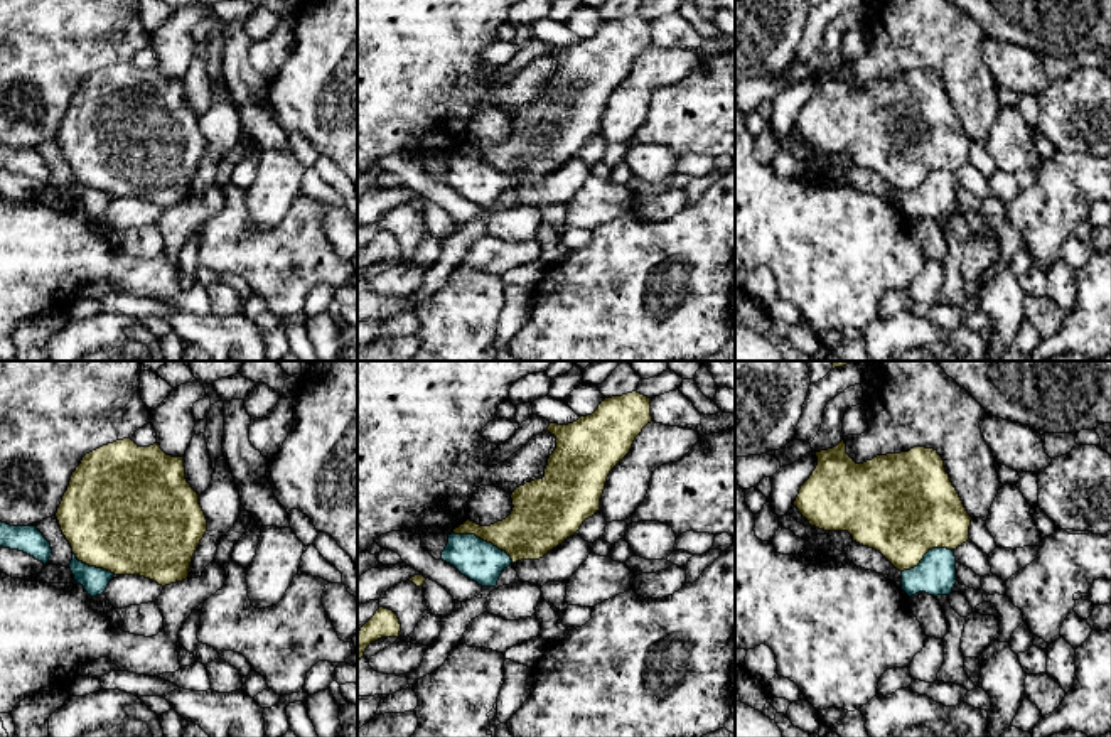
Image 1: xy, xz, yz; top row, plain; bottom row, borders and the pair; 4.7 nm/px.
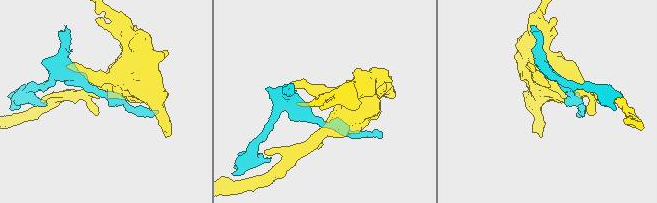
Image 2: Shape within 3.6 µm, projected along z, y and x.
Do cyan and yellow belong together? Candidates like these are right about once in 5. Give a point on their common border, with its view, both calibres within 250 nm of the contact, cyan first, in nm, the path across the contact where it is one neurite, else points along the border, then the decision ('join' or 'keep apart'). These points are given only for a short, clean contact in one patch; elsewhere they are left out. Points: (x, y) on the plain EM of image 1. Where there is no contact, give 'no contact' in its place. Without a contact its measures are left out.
xz (483, 162) | 200/260 nm | keep apart

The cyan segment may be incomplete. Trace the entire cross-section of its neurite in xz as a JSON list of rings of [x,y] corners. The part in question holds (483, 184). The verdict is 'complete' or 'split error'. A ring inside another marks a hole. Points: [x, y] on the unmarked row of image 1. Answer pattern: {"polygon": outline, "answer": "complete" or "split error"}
{"polygon": [[[448,157],[442,182],[482,209],[496,209],[511,179],[475,157]]], "answer": "complete"}

